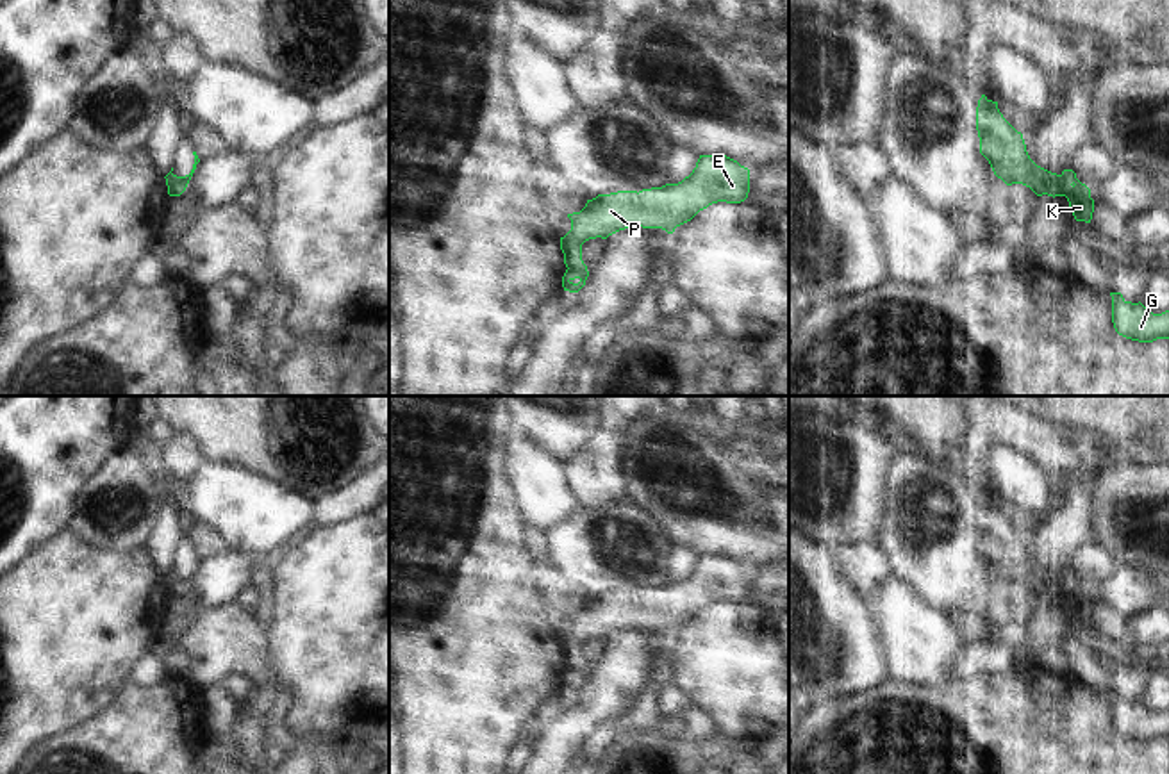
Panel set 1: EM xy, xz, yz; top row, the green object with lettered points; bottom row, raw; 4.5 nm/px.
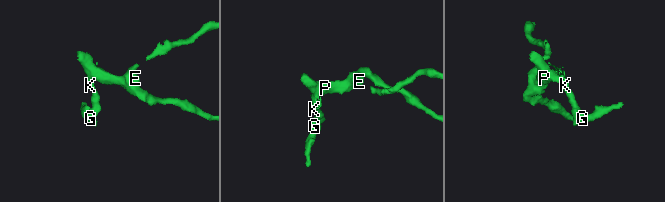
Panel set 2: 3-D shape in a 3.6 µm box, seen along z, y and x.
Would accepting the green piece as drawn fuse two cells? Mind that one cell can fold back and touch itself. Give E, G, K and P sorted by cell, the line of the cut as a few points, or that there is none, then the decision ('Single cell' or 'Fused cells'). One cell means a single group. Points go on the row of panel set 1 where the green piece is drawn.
Groups: E P / G K. Split along yz (1061, 175), (1064, 195). Fused cells.

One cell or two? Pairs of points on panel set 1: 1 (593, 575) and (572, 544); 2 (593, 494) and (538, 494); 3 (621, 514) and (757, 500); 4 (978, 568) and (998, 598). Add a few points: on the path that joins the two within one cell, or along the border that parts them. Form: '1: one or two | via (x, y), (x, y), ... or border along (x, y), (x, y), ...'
1: one | via (593, 568), (579, 551)
2: two | border along (561, 461), (566, 485), (579, 505)
3: two | border along (625, 498), (636, 503), (671, 544)
4: one | via (982, 575), (991, 591)

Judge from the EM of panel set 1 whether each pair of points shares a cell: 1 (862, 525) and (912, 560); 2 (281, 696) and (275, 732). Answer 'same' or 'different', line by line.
1: different
2: same

